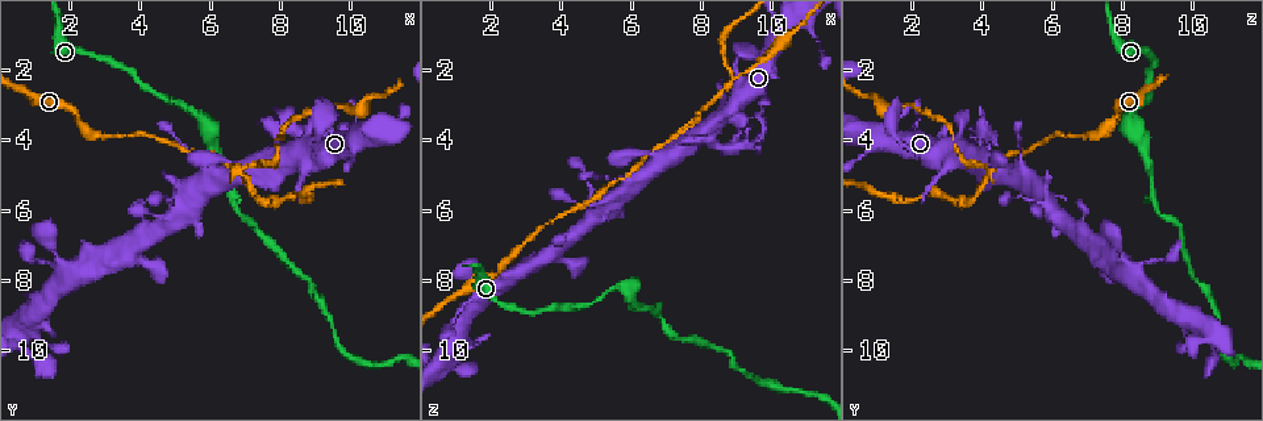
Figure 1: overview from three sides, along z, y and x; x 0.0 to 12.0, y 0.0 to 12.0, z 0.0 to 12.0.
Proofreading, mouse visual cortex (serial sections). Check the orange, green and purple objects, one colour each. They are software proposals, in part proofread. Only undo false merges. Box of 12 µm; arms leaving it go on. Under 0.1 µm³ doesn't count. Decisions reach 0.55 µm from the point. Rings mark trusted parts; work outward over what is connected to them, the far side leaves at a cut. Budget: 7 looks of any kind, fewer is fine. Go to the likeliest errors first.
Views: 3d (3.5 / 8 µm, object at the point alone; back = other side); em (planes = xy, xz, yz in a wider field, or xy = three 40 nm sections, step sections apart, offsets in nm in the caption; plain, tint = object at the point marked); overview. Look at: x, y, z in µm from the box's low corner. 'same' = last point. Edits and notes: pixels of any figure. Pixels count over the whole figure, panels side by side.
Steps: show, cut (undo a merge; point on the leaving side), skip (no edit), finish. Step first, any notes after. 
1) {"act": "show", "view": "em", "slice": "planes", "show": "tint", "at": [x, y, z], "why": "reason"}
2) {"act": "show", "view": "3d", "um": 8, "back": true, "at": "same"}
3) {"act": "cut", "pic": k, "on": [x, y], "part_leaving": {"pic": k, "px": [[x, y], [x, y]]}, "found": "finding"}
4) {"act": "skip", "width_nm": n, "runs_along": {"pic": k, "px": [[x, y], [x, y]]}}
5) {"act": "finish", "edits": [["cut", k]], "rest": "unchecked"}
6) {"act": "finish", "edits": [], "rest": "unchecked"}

{"act": "show", "view": "3d", "um": 3.5, "at": [6.6, 4.8, 4.2], "why": "two arms in line, one across"}

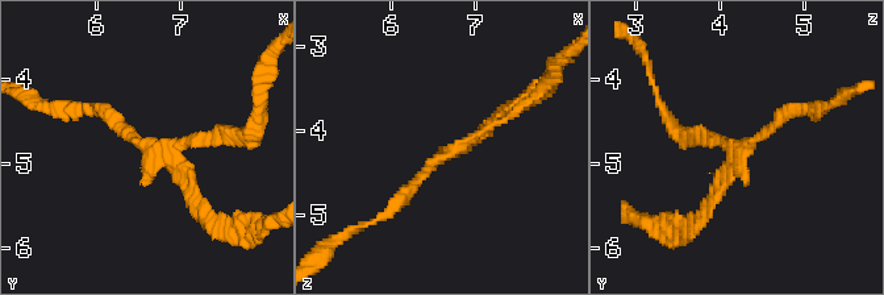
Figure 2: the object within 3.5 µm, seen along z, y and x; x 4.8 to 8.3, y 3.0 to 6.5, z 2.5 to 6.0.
{"act": "show", "view": "em", "slice": "planes", "show": "tint", "at": [6.70, 4.80, 4.30], "arms": 3, "arm_widths_nm": [150, 150, 200]}

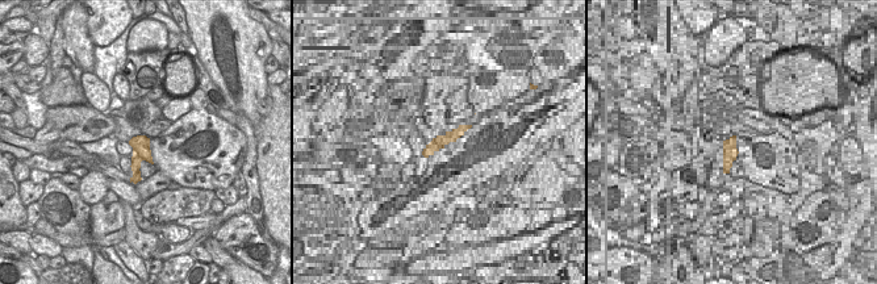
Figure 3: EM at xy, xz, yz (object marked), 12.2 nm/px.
{"act": "show", "view": "em", "slice": "xy", "step": 2, "show": "tint", "at": "same"}

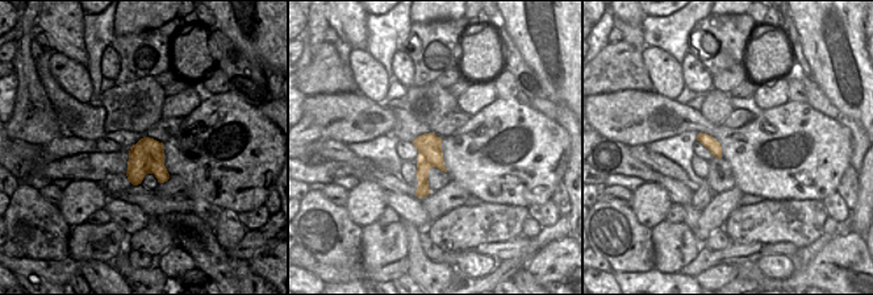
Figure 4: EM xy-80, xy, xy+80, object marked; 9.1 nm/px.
{"act": "cut", "pic": 2, "on": [219, 140], "part_leaving": {"pic": 2, "px": [[179, 145], [247, 133], [261, 96]]}, "found": "two cells meet here"}

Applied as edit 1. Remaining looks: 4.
{"act": "show", "view": "overview"}

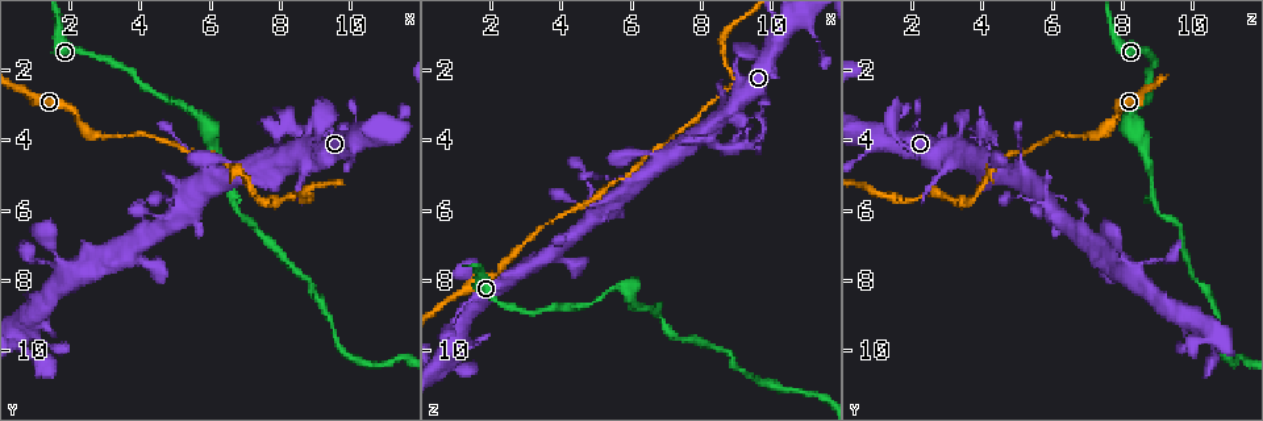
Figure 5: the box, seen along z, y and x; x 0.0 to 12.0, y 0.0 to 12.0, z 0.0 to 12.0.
{"act": "show", "view": "3d", "um": 3.5, "at": [8.1, 3.7, 4.0], "why": "sharp bend"}

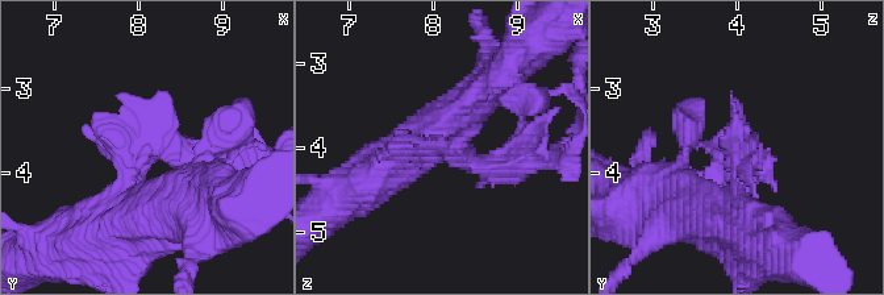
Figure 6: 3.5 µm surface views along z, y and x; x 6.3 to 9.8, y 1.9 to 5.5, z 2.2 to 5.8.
{"act": "show", "view": "em", "slice": "planes", "show": "tint", "at": [8.15, 3.70, 4.05]}

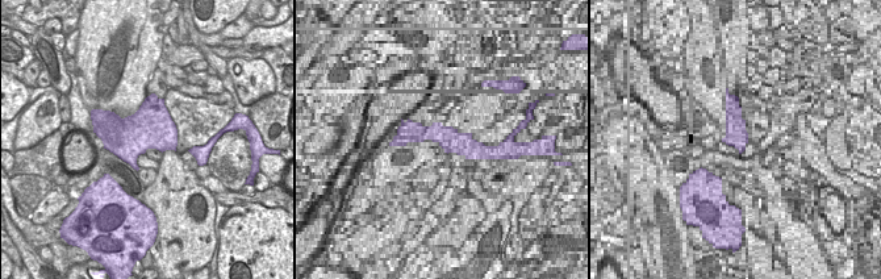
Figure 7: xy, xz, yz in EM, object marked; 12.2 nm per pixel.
{"act": "cut", "pic": 6, "on": [107, 137], "part_leaving": {"pic": 6, "px": [[424, 142], [480, 166], [529, 166]]}, "found": "two cells meet here"}

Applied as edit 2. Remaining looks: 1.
{"act": "finish", "edits": [["cut", 2], ["cut", 6]], "rest": "unchecked"}

